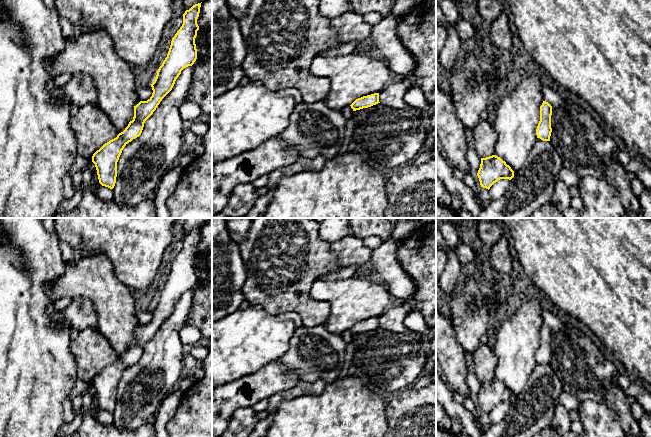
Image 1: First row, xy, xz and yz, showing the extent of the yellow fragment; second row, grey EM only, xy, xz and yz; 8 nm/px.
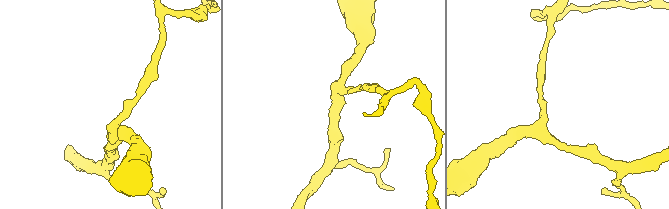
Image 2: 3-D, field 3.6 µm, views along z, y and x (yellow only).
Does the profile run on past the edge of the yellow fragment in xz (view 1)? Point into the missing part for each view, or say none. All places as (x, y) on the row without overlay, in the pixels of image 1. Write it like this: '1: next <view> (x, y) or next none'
1: next none

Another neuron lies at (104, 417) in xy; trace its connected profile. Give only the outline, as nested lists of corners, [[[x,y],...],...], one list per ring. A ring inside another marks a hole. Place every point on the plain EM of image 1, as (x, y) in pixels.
[[[97,394],[94,396],[93,401],[95,402],[95,404],[97,406],[96,420],[99,421],[103,425],[111,425],[111,424],[113,424],[114,423],[113,413],[110,413],[108,411],[102,410],[99,407]]]

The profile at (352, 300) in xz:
[[[370,275],[330,282],[317,280],[309,292],[310,299],[330,304],[325,327],[337,335],[358,322],[381,316],[391,296],[388,289]]]

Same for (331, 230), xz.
[[[325,218],[320,222],[319,236],[329,244],[335,243],[350,232],[350,218]]]

